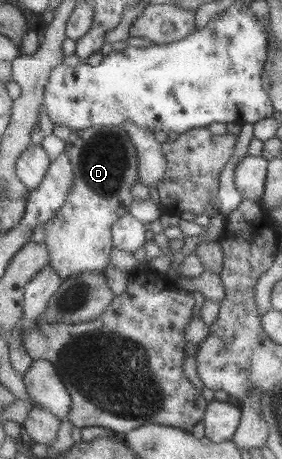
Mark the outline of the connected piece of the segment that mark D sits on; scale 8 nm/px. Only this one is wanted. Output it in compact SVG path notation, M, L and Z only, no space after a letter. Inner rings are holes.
M54 125L53 135L64 141L75 179L62 209L43 225L46 230L44 244L51 253L50 266L64 280L84 273L104 273L115 251L113 225L136 201L132 189L141 182L138 150L123 125L86 130Z

